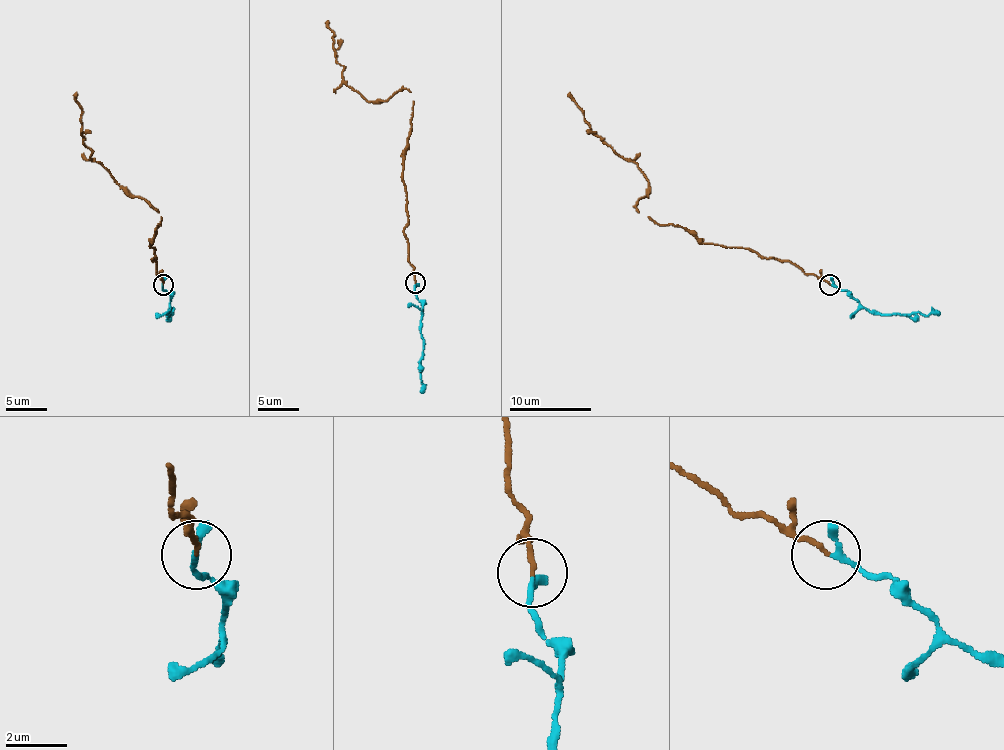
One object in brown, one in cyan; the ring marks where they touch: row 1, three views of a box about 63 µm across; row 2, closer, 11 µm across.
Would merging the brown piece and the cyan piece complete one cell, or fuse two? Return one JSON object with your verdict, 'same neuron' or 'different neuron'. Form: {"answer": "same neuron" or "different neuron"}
{"answer": "same neuron"}

